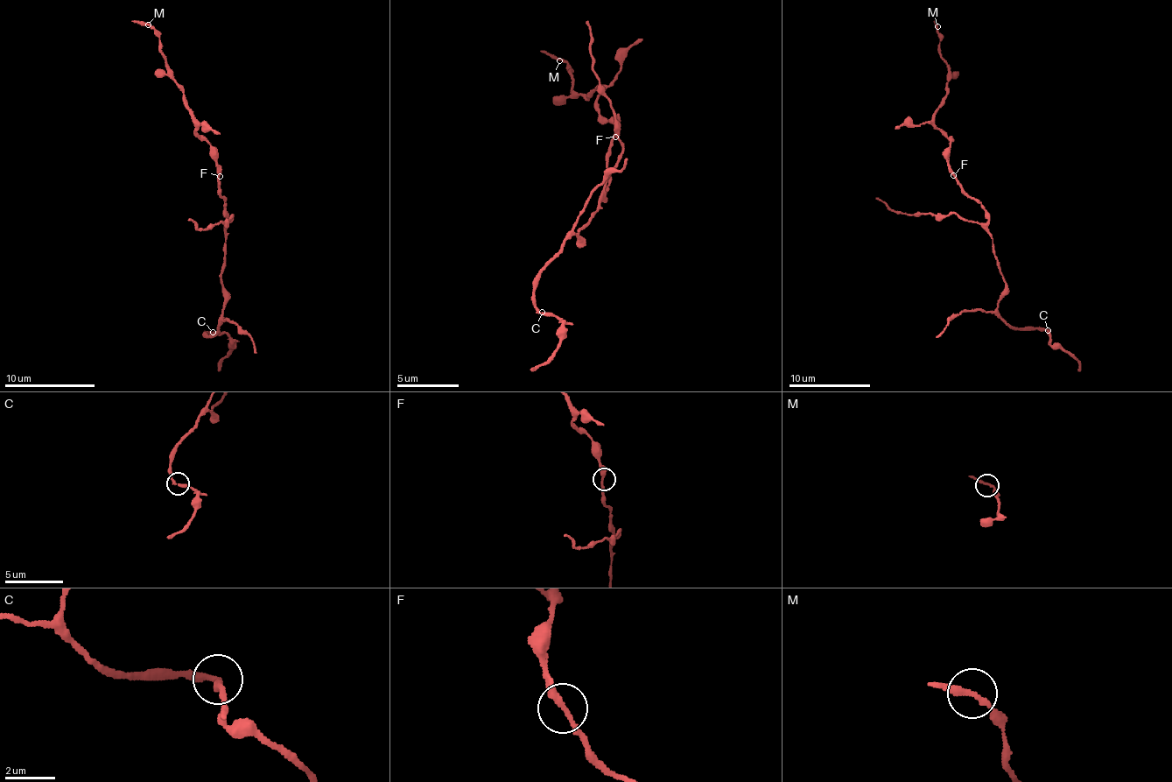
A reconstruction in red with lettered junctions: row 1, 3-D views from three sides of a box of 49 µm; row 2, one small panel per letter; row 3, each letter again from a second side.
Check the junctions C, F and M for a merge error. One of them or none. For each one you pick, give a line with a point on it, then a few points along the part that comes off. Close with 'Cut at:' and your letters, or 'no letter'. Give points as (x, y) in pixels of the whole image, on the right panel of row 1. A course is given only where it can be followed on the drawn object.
Cut at: no letter

